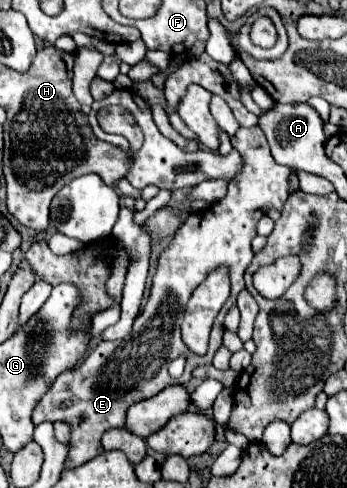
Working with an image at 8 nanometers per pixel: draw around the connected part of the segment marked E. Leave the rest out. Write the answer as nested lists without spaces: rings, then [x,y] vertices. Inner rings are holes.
[[[258,125],[248,129],[240,127],[232,137],[232,147],[238,149],[244,157],[242,173],[228,183],[228,195],[222,201],[214,203],[212,209],[206,209],[204,213],[192,213],[174,235],[170,247],[160,255],[158,271],[152,281],[152,297],[134,319],[132,333],[122,341],[102,341],[88,355],[88,359],[84,359],[82,365],[68,369],[60,377],[56,377],[56,381],[48,387],[44,397],[34,407],[32,422],[35,426],[43,421],[56,419],[70,425],[70,453],[66,457],[64,469],[80,467],[100,455],[104,451],[100,443],[102,433],[114,427],[124,427],[126,411],[132,403],[154,397],[162,389],[176,383],[176,379],[172,381],[172,377],[168,375],[168,361],[172,361],[180,353],[186,353],[186,371],[178,379],[178,385],[184,385],[190,381],[192,369],[212,363],[214,353],[218,351],[218,347],[222,347],[222,321],[228,309],[236,305],[238,293],[244,289],[242,275],[254,255],[250,243],[256,237],[256,221],[270,209],[270,205],[284,207],[284,201],[290,195],[288,189],[292,177],[292,171],[286,165],[276,165],[268,149],[268,141]],[[218,265],[226,265],[230,269],[232,293],[212,327],[206,355],[196,357],[196,353],[192,353],[182,343],[180,321],[192,289],[196,289],[204,281],[206,273],[210,273]]]

